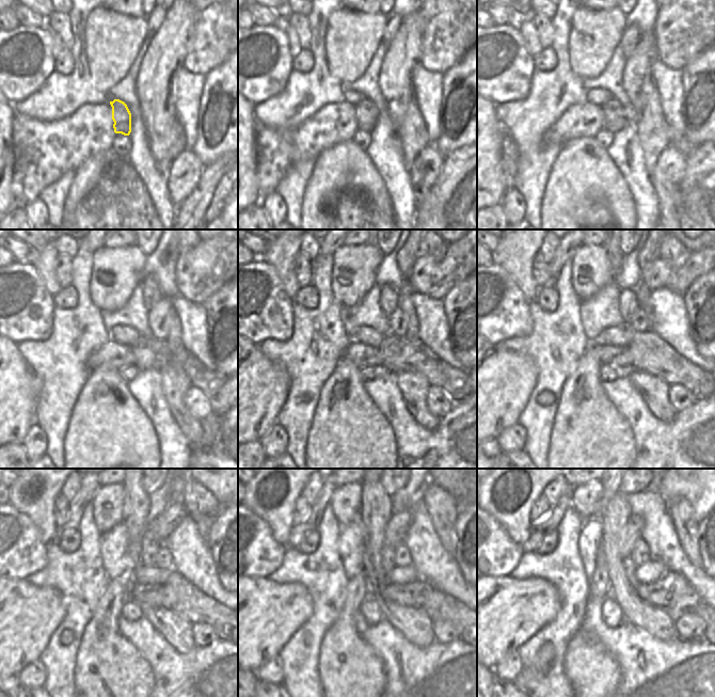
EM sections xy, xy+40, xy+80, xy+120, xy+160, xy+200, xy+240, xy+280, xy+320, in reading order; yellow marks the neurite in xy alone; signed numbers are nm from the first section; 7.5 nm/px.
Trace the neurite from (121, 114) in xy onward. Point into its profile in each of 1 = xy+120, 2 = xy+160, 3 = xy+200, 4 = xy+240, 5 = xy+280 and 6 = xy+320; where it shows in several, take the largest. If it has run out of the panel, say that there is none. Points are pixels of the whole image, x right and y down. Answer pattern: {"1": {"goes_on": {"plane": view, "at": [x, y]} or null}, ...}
{"1": {"goes_on": {"plane": "xy+120", "at": [152, 352]}}, "2": {"goes_on": {"plane": "xy+160", "at": [400, 353]}}, "3": {"goes_on": {"plane": "xy+200", "at": [649, 353]}}, "4": {"goes_on": {"plane": "xy+240", "at": [179, 596]}}, "5": {"goes_on": {"plane": "xy+280", "at": [438, 605]}}, "6": {"goes_on": {"plane": "xy+320", "at": [694, 608]}}}

